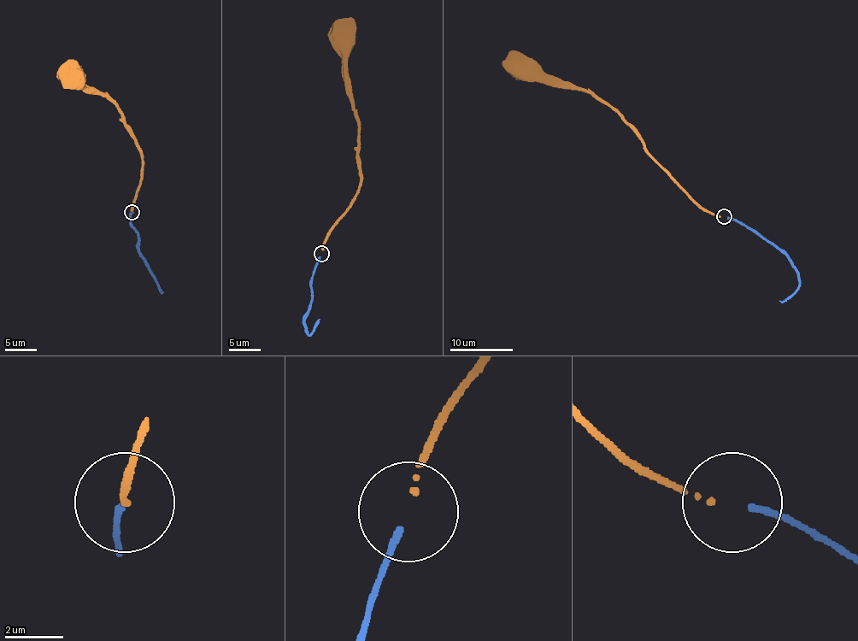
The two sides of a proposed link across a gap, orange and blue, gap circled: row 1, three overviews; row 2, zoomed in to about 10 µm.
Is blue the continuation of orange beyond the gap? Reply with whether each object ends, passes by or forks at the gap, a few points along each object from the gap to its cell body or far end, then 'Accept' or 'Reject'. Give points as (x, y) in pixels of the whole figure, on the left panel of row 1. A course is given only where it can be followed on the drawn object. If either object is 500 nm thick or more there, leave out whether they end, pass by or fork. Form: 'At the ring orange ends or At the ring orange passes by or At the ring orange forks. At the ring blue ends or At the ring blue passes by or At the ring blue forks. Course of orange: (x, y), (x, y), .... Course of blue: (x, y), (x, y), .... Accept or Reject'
At the ring orange ends. At the ring blue ends. Course of orange: (132, 212), (143, 161), (138, 142), (118, 107), (101, 94), (82, 88), (83, 78), (73, 75). Course of blue: (132, 212), (132, 225), (138, 234), (140, 254), (163, 292). Accept

